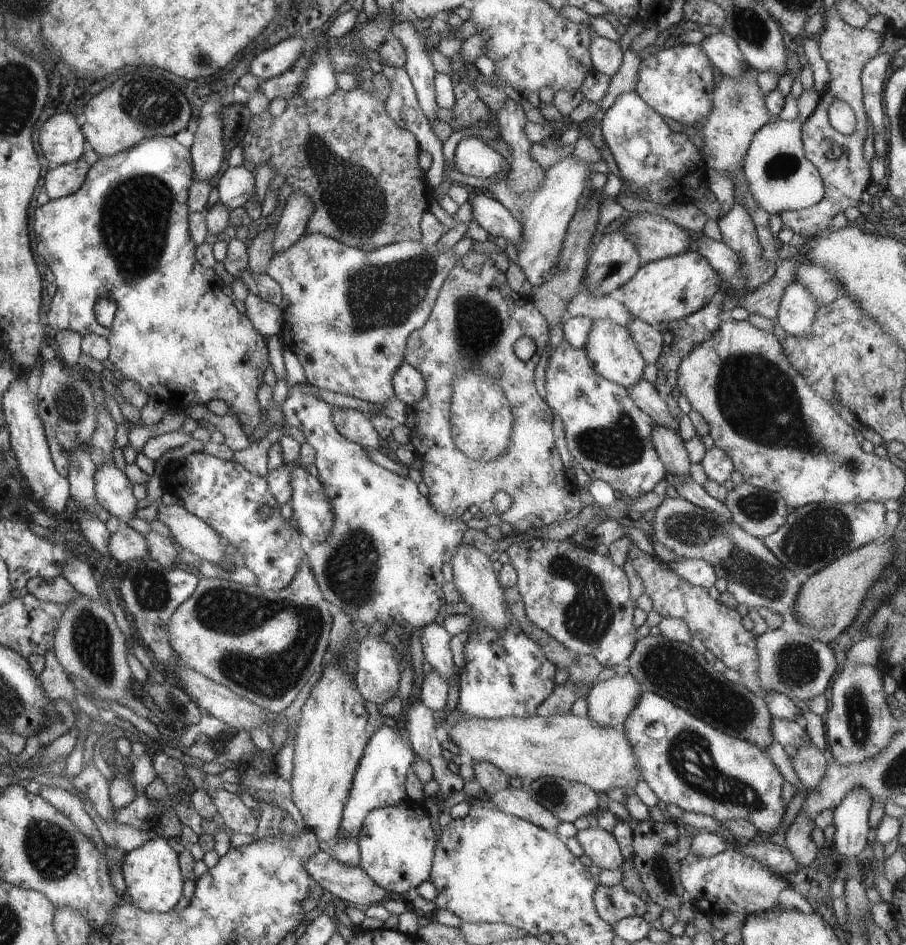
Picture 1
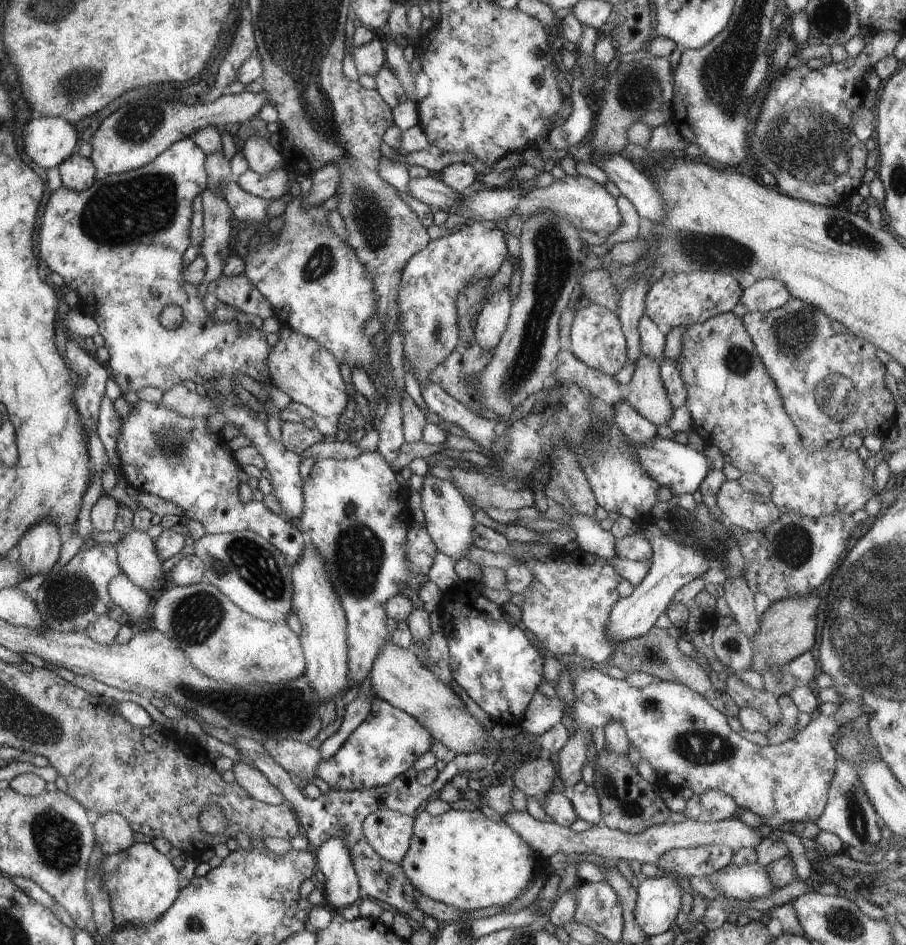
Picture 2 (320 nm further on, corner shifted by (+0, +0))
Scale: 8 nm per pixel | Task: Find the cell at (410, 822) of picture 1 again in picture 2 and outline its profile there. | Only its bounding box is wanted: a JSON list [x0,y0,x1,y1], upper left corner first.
[363,809,414,864]

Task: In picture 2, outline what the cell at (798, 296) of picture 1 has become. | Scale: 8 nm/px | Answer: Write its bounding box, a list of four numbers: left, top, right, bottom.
[740,279,791,313]

